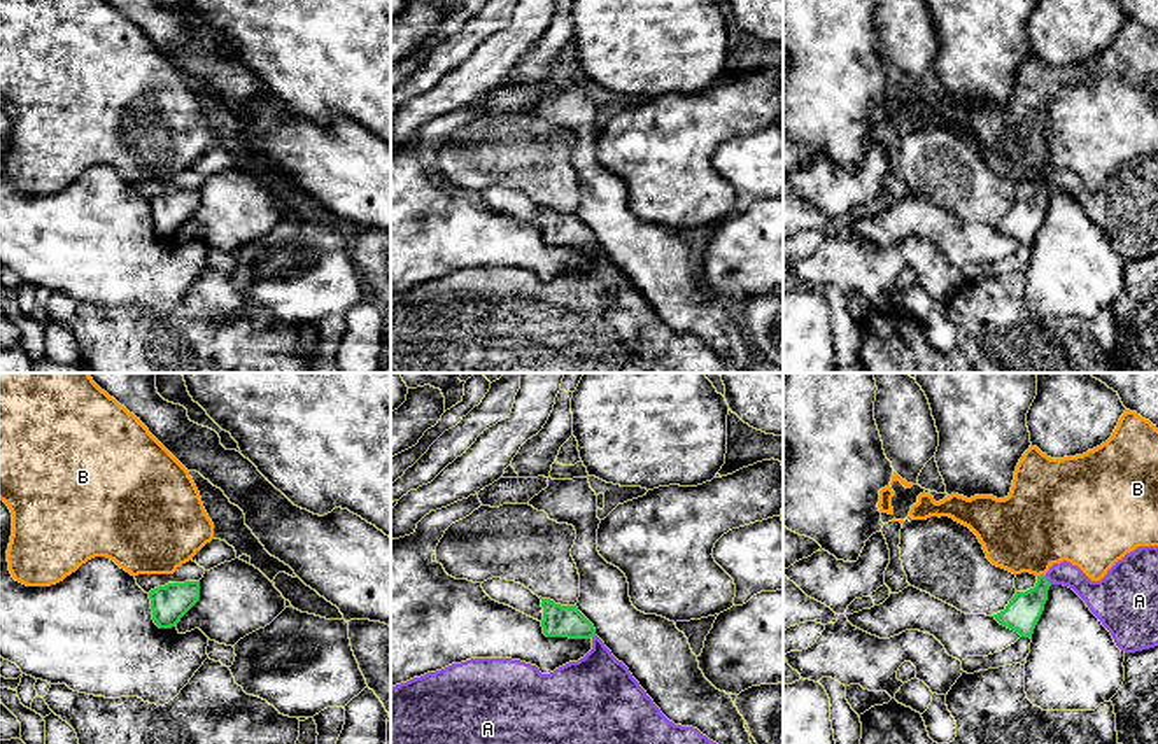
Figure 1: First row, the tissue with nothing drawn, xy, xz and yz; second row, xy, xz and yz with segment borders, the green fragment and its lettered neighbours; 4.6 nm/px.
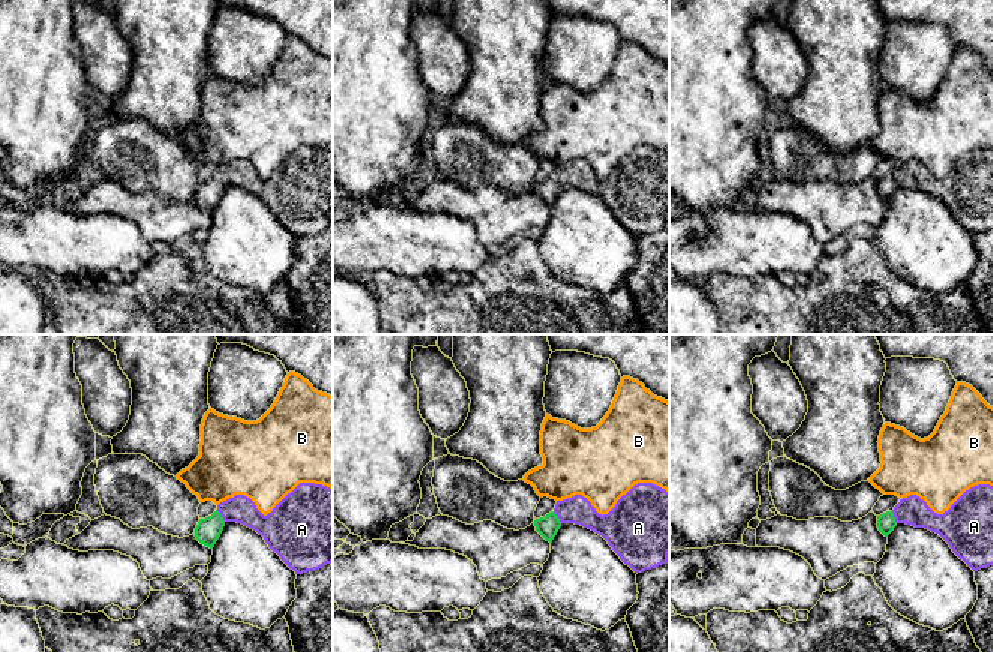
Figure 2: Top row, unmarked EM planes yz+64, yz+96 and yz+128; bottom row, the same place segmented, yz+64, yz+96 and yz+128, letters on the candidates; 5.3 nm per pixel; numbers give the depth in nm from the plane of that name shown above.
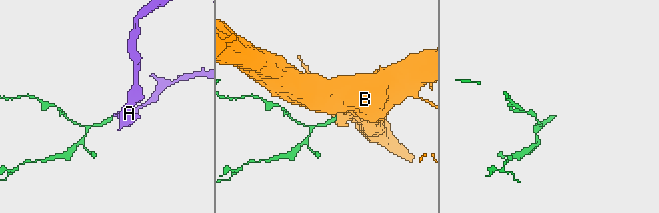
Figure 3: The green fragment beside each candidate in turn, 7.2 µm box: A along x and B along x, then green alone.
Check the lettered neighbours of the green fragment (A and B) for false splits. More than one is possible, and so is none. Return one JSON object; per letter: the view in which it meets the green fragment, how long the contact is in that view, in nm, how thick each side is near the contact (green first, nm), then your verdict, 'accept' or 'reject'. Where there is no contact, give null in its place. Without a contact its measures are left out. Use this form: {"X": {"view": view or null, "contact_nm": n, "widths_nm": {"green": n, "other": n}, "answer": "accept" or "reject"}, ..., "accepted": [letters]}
{"A": {"view": "yz", "contact_nm": 60, "widths_nm": {"green": 160, "other": 130}, "answer": "accept"}, "B": {"view": "yz", "contact_nm": 40, "widths_nm": {"green": 160, "other": 400}, "answer": "reject"}, "accepted": ["A"]}

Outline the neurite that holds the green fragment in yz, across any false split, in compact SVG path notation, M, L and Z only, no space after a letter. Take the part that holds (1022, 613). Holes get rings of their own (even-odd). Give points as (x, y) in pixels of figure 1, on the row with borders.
M1139 546L1126 553L1100 581L1091 581L1077 565L1067 560L1053 564L1046 574L1037 576L1034 588L1016 592L1006 609L993 614L995 620L1021 637L1032 637L1051 585L1072 588L1111 632L1121 651L1135 653L1158 646L1158 546Z

